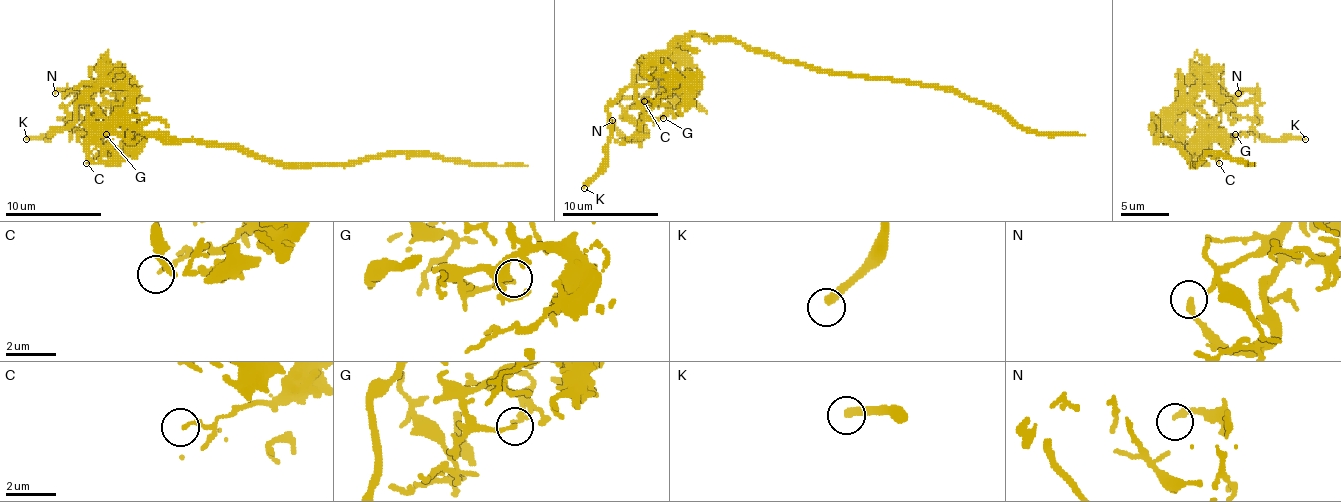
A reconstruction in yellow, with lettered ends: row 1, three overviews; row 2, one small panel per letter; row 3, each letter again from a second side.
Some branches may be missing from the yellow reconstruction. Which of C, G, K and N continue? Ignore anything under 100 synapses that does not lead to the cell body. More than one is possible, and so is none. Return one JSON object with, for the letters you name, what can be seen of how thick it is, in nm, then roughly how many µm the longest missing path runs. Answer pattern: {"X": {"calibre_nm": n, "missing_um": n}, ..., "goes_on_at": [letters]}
{"K": {"calibre_nm": 340, "missing_um": 15}, "goes_on_at": ["K"]}

